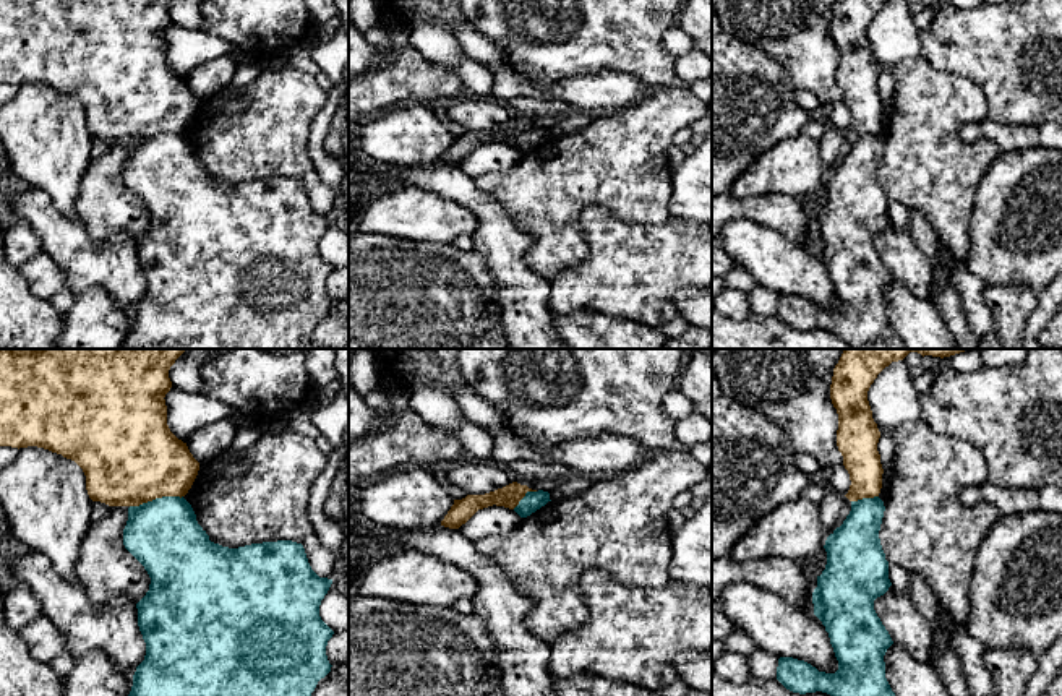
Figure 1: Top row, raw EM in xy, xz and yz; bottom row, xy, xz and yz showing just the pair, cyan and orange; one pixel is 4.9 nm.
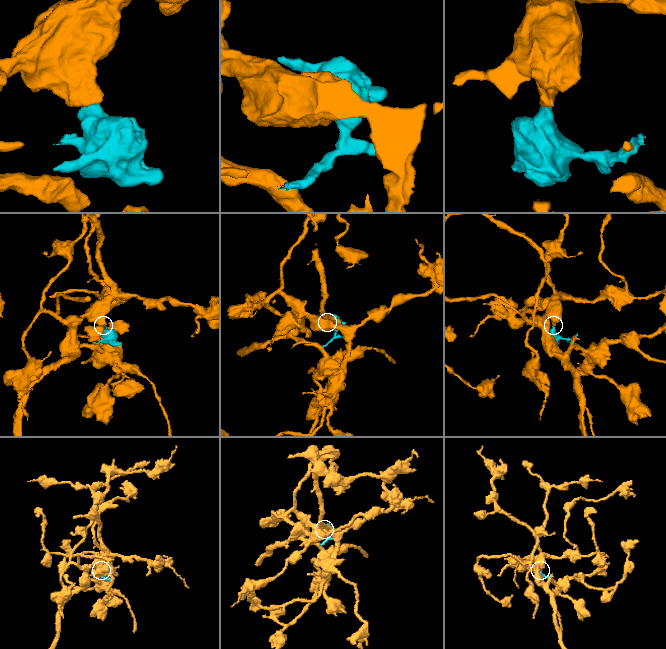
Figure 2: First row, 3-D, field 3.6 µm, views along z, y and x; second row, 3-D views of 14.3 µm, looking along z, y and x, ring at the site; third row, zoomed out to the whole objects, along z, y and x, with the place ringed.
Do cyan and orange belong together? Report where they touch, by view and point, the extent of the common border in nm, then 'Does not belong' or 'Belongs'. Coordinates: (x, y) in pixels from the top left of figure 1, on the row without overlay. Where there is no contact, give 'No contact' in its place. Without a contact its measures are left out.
Touches cyan at xy (156, 135). Shared border 280 nm. Does not belong

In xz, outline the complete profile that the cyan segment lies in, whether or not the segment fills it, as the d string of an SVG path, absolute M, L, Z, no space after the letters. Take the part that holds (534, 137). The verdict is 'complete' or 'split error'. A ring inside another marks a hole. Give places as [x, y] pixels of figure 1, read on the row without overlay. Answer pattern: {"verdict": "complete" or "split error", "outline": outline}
{"verdict": "complete", "outline": "M538 127L538 128L527 128L525 133L519 138L519 141L514 144L514 148L520 154L527 154L542 143L545 143L550 136L550 130Z"}

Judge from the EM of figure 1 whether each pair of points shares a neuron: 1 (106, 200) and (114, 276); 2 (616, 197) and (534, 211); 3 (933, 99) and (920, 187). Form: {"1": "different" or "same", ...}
{"1": "different", "2": "same", "3": "same"}

